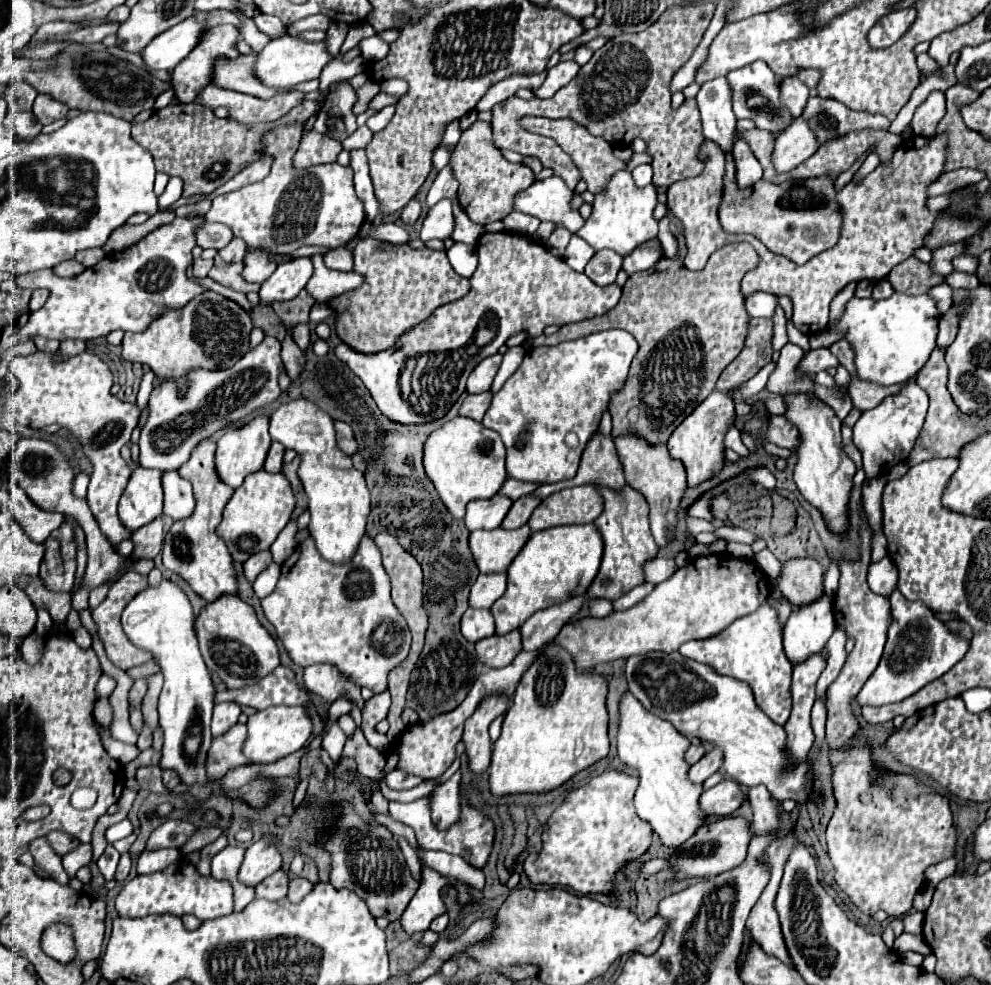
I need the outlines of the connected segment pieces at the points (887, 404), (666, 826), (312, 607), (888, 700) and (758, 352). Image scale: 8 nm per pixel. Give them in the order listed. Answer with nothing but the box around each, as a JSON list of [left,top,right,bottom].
[[854,382,928,478],[618,692,708,850],[262,534,410,694],[856,590,970,706],[716,318,774,392]]

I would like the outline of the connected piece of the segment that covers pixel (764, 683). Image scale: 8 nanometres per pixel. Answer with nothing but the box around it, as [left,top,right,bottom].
[678,604,792,724]

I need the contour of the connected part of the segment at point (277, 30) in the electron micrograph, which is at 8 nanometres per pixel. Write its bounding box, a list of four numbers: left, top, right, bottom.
[254,14,288,40]

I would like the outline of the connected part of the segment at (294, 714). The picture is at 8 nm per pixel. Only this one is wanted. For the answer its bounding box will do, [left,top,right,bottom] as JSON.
[244,706,312,764]

